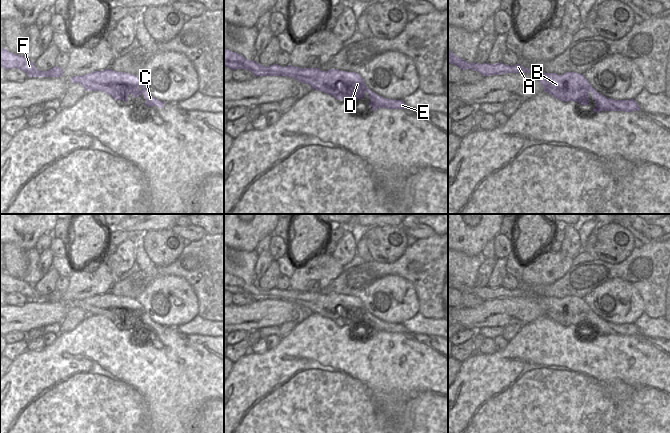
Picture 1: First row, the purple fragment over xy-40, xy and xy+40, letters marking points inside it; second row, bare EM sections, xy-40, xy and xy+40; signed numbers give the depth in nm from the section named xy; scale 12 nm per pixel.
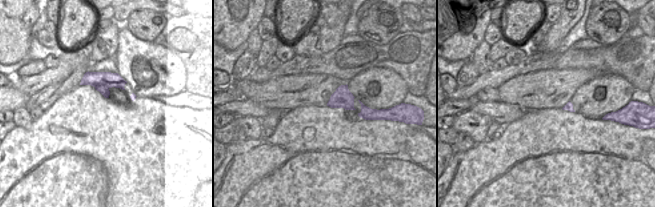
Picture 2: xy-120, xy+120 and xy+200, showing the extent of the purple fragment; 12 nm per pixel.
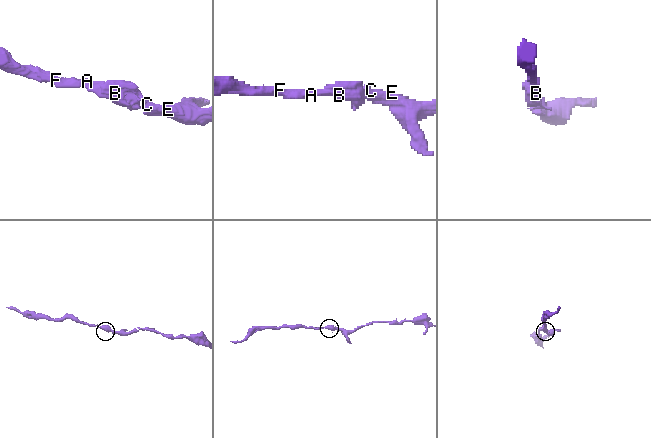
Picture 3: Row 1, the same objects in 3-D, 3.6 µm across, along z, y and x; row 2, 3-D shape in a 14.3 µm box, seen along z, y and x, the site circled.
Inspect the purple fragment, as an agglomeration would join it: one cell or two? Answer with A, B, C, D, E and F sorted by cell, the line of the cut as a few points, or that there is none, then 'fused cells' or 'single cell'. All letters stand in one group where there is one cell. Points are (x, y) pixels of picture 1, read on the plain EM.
A B C D E F | no cut | single cell

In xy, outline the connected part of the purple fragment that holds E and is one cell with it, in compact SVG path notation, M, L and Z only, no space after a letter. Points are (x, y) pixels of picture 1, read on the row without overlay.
M224 272L224 290L232 293L246 293L251 295L255 301L259 300L286 300L292 301L302 307L309 308L314 314L327 317L338 324L352 326L352 320L356 318L356 323L365 322L365 317L369 317L369 330L372 335L378 332L407 333L403 324L386 323L370 314L364 303L356 296L340 295L330 293L322 295L319 292L300 292L288 289L282 291L278 288L268 291L253 284L246 284L243 279L232 276Z

